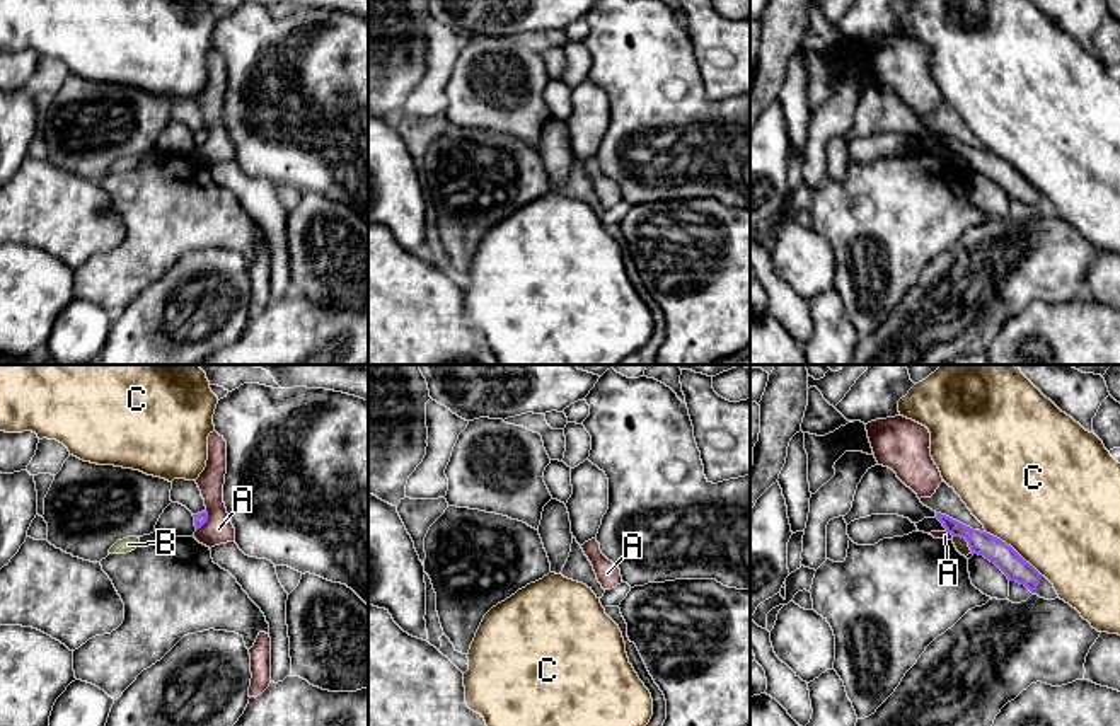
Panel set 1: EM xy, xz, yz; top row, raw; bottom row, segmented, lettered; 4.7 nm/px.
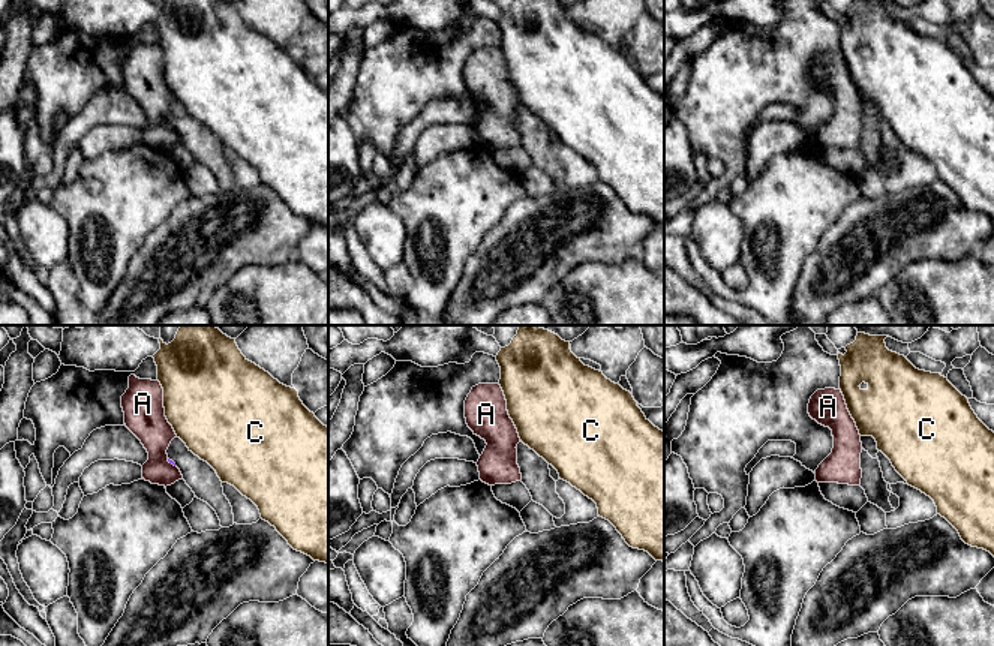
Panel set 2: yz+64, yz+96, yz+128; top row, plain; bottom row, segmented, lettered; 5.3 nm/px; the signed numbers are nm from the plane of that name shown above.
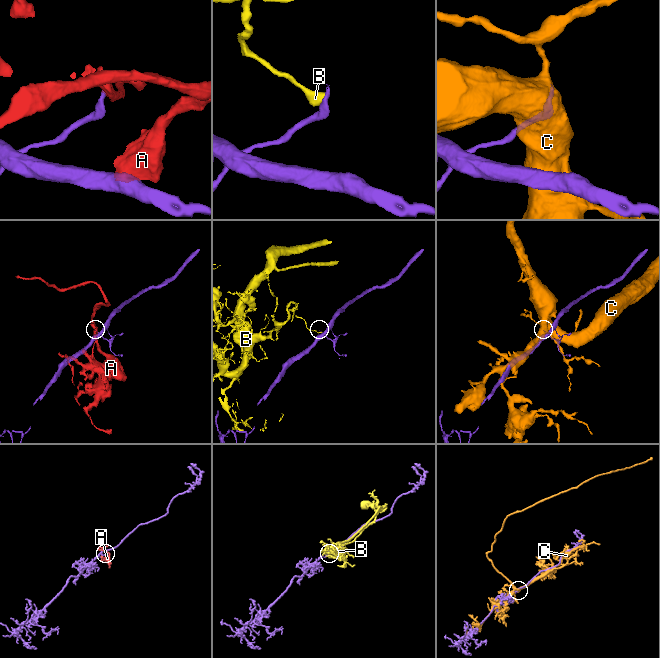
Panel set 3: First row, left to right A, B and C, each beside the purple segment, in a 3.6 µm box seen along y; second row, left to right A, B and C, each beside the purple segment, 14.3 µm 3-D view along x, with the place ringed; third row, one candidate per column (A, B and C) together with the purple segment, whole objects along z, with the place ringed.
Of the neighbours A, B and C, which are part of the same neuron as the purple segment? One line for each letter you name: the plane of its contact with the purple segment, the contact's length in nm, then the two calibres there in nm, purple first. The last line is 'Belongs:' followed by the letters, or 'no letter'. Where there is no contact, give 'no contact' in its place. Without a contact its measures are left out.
Belongs: no letter

